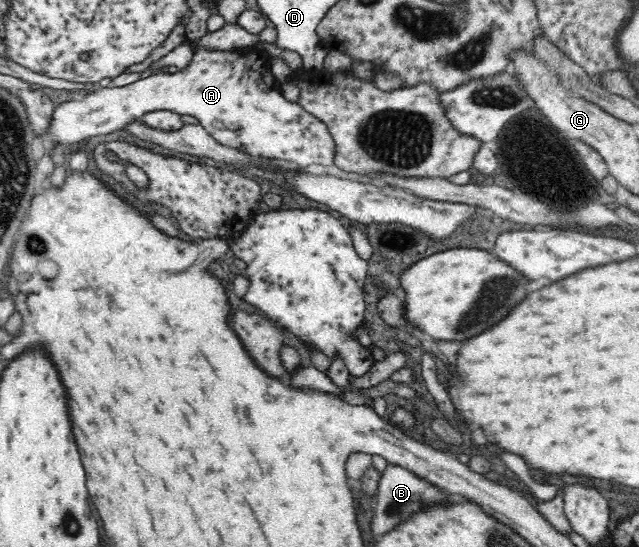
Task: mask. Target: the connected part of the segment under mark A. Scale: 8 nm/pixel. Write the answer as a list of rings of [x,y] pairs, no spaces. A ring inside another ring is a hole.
[[[256,44],[249,48],[249,51],[245,50],[228,50],[228,51],[206,51],[205,49],[200,49],[196,51],[193,55],[193,60],[191,64],[183,69],[178,70],[176,73],[170,75],[168,72],[160,74],[151,74],[144,79],[139,79],[124,85],[121,87],[113,86],[99,86],[96,85],[90,93],[86,94],[83,97],[73,99],[67,102],[62,102],[54,109],[52,115],[52,121],[50,121],[50,127],[48,127],[48,133],[42,135],[43,145],[46,150],[51,151],[51,147],[56,143],[60,142],[62,146],[69,147],[72,143],[78,143],[78,141],[84,141],[89,137],[94,137],[94,135],[108,135],[108,133],[114,133],[118,129],[126,129],[130,123],[138,121],[144,114],[147,114],[151,111],[171,111],[172,113],[180,115],[192,115],[198,119],[199,124],[214,138],[218,143],[224,144],[226,147],[231,147],[245,154],[250,154],[258,158],[272,158],[280,161],[293,162],[296,166],[302,166],[305,168],[317,168],[321,165],[332,165],[334,157],[334,146],[331,135],[329,135],[327,127],[319,119],[316,119],[316,116],[310,115],[303,107],[300,107],[300,104],[297,102],[288,101],[278,90],[274,89],[274,80],[275,77],[272,75],[272,72],[269,68],[269,63],[272,57],[268,56],[266,52],[263,52],[262,49],[259,49]]]

